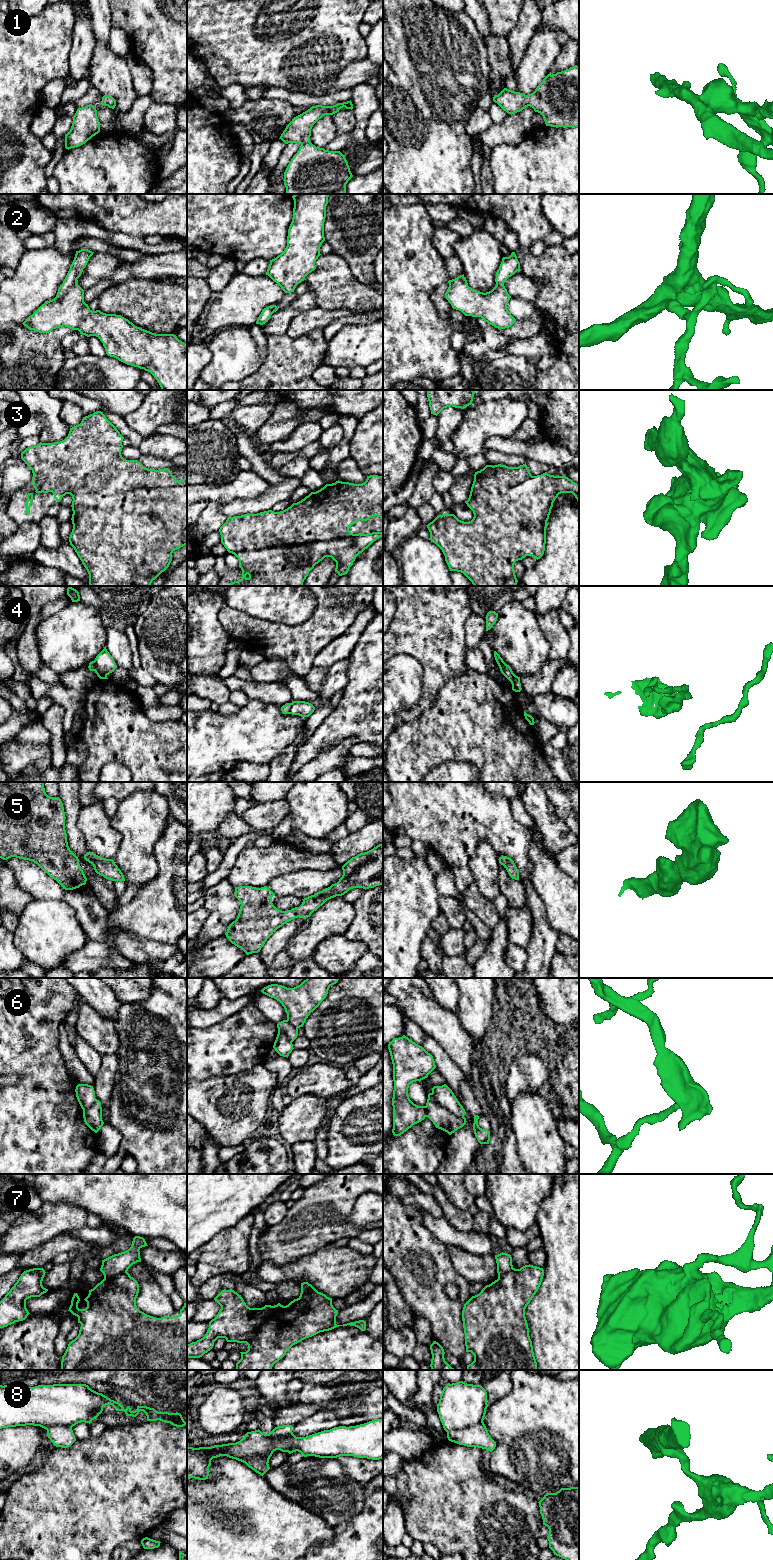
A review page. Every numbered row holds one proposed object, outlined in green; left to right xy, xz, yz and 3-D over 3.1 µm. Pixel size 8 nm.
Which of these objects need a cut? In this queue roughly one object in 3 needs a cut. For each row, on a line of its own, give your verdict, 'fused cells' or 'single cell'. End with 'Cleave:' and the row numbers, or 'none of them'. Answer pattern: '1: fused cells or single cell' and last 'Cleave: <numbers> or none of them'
1: single cell
2: single cell
3: single cell
4: fused cells
5: single cell
6: fused cells
7: fused cells
8: fused cells
Cleave: 4, 6, 7, 8

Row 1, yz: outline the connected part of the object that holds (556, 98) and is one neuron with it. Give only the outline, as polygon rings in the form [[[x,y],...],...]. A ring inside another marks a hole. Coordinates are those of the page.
[[[579,67],[548,74],[529,95],[504,88],[493,101],[508,114],[530,106],[543,116],[546,126],[579,127]]]

